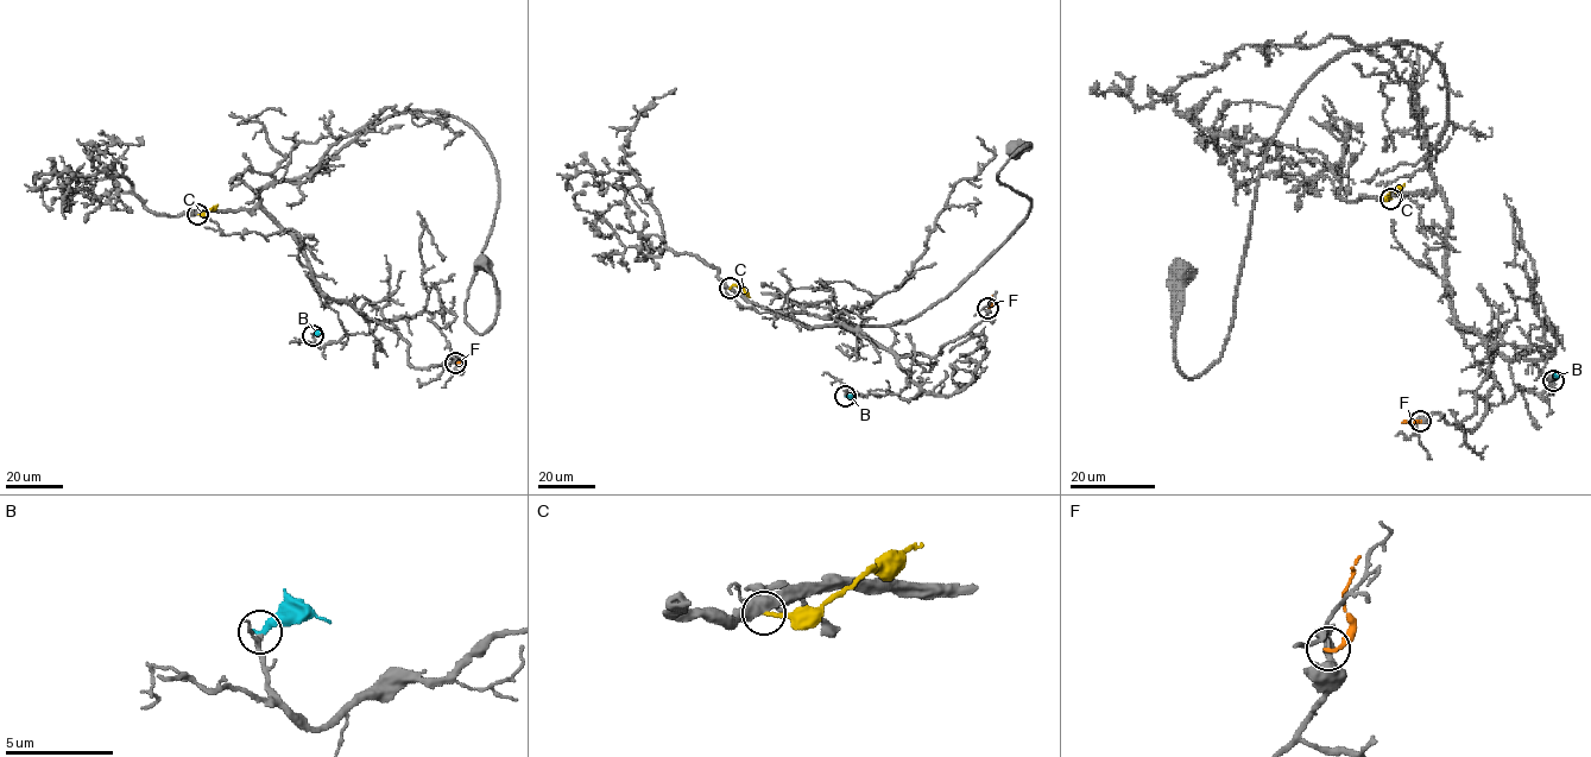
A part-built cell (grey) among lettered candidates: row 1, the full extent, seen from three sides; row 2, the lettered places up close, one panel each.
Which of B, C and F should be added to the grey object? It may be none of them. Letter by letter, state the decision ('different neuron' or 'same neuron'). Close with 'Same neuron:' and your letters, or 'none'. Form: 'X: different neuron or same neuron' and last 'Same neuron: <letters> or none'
B: same neuron
C: different neuron
F: different neuron
Same neuron: B

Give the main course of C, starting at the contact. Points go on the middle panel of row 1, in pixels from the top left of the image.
C: (730, 288), (742, 286), (750, 297)

